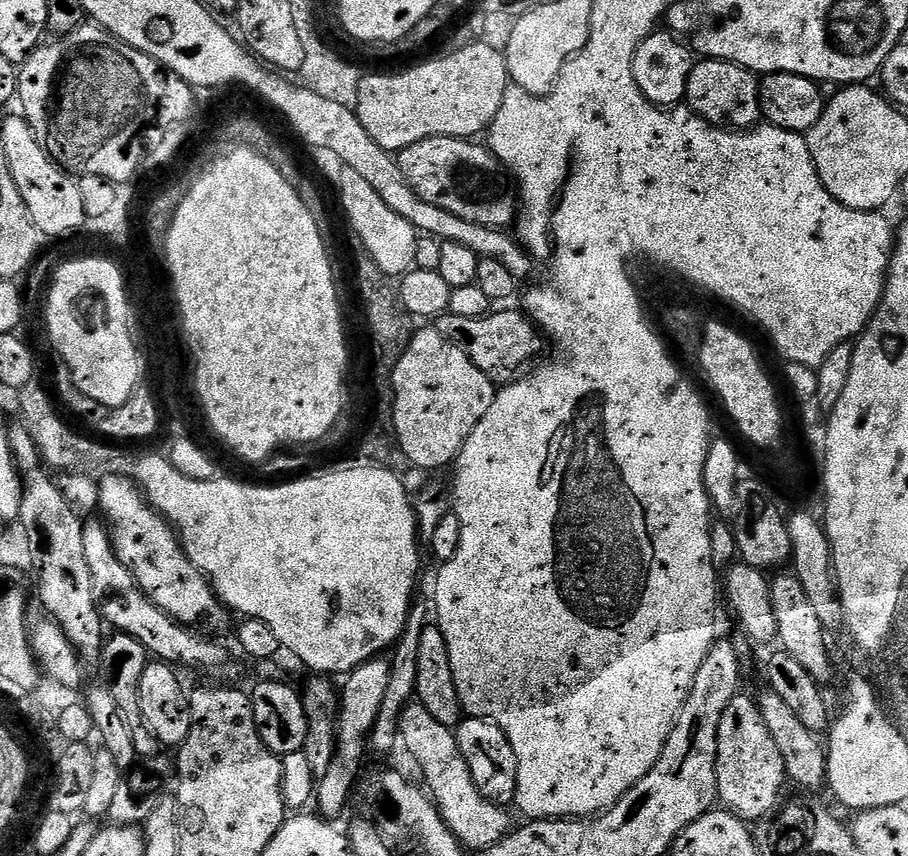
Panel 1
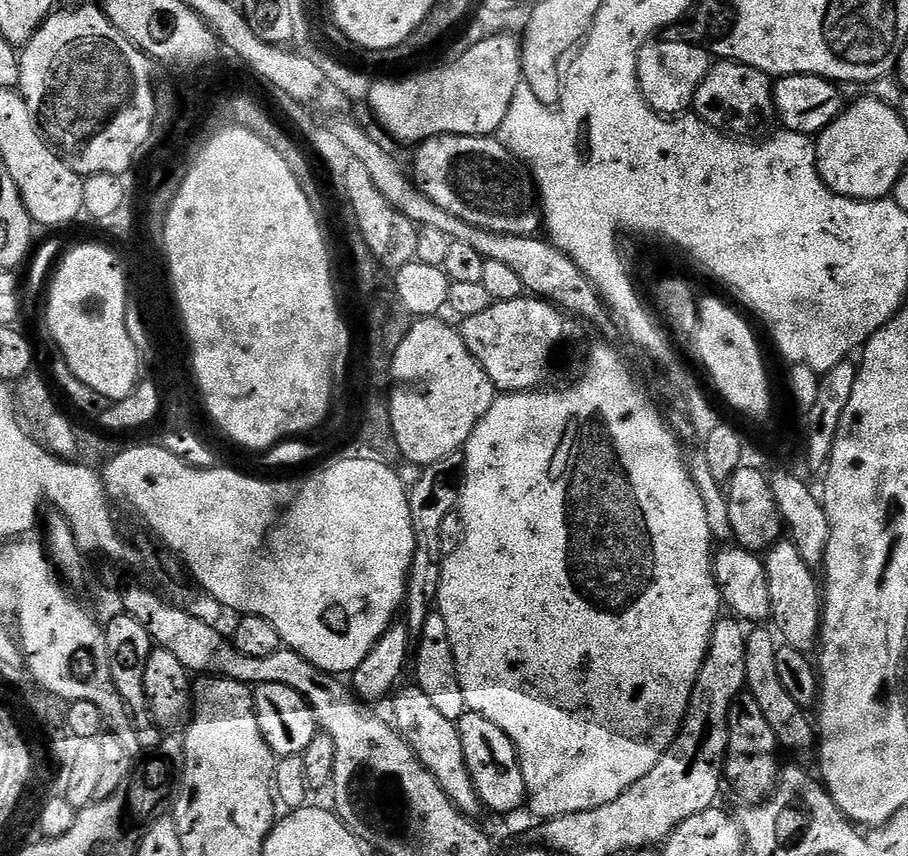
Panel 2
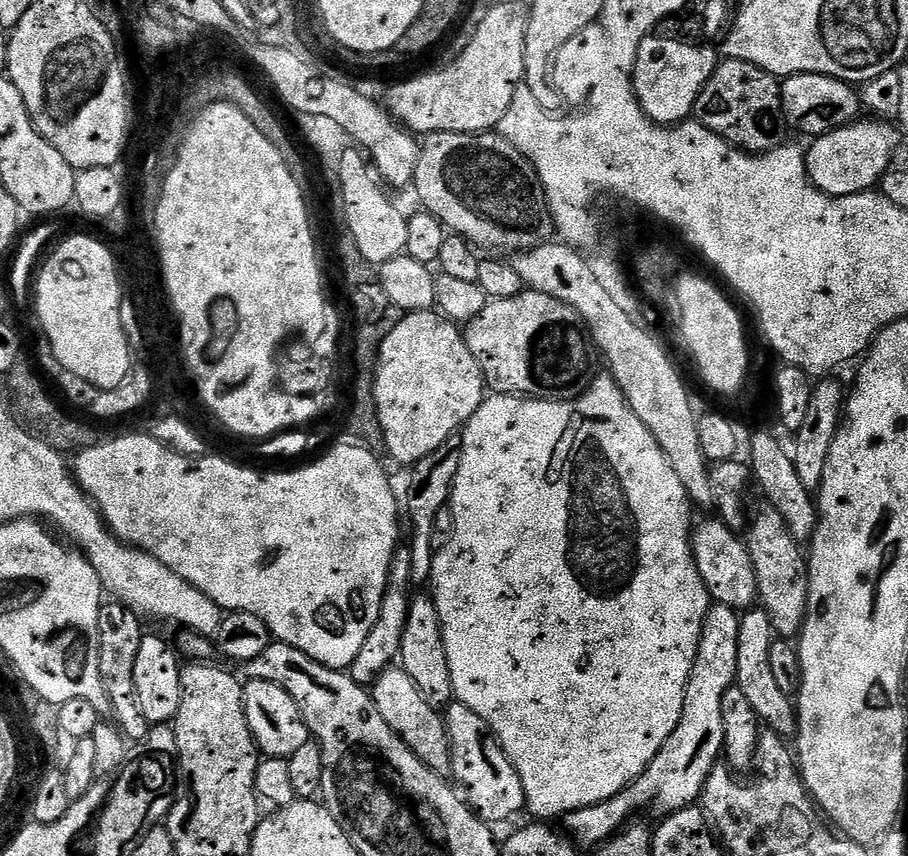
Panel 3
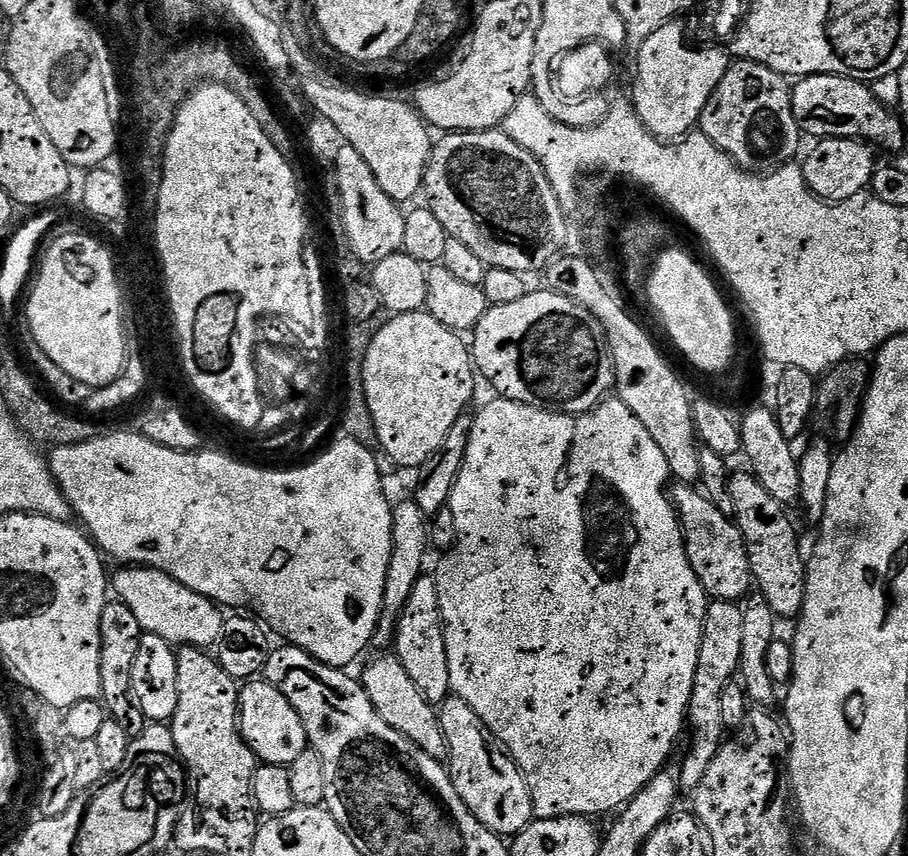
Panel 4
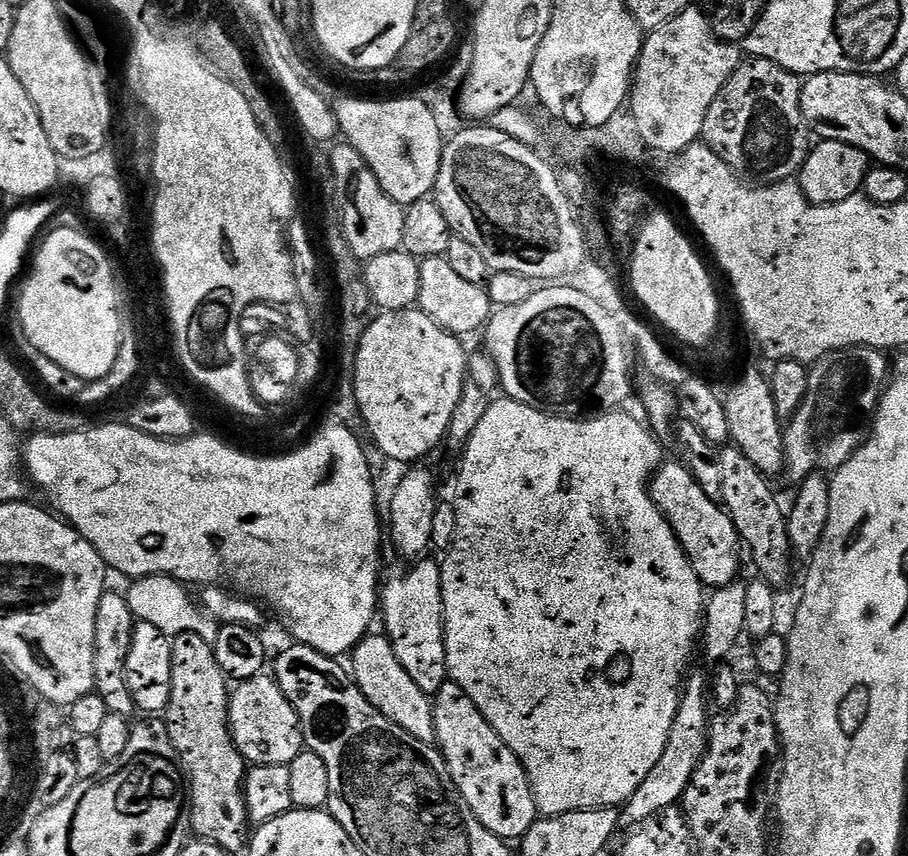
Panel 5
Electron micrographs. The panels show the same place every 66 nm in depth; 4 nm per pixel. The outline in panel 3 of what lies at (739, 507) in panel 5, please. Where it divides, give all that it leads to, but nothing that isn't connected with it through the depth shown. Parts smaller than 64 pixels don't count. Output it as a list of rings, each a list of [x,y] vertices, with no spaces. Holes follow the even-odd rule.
[[[764,506],[756,518],[751,519],[751,530],[752,534],[747,536],[746,543],[754,562],[763,611],[767,612],[774,630],[781,637],[799,637],[810,611],[808,561],[805,549],[804,552],[800,549],[803,548],[801,541],[794,538],[794,534],[788,529],[787,522],[782,518],[782,514],[770,506]]]

